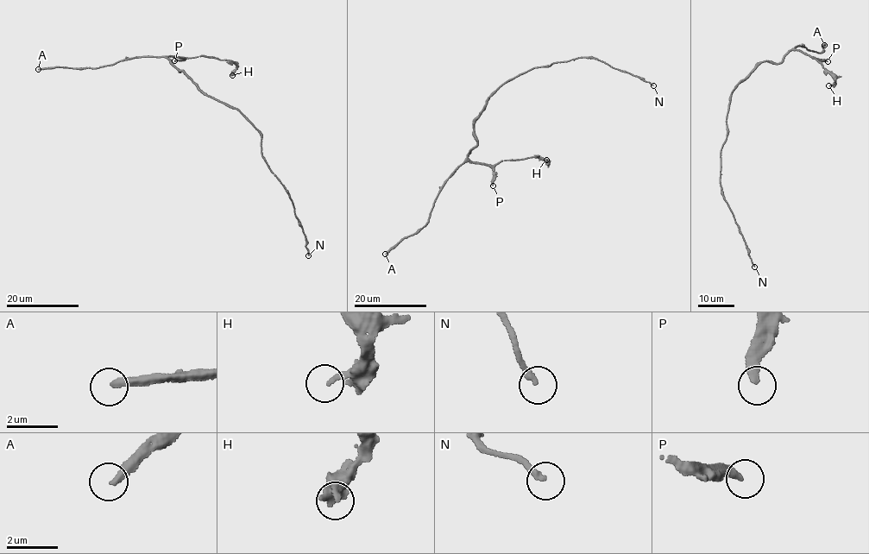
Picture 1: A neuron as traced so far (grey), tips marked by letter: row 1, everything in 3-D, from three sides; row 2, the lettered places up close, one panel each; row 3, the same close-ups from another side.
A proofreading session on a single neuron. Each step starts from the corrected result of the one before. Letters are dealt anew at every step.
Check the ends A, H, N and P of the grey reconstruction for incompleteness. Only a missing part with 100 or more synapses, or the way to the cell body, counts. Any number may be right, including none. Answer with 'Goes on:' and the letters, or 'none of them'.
Goes on: A, P

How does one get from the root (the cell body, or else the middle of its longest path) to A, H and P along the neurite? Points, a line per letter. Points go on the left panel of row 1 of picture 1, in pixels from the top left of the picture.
A: (210, 96), (198, 89), (185, 72), (177, 70), (165, 57), (137, 56), (93, 68), (38, 69)
H: (210, 96), (198, 89), (185, 72), (177, 70), (167, 57), (206, 55), (229, 59), (236, 66), (232, 75)
P: (210, 96), (167, 59), (183, 57), (174, 60)

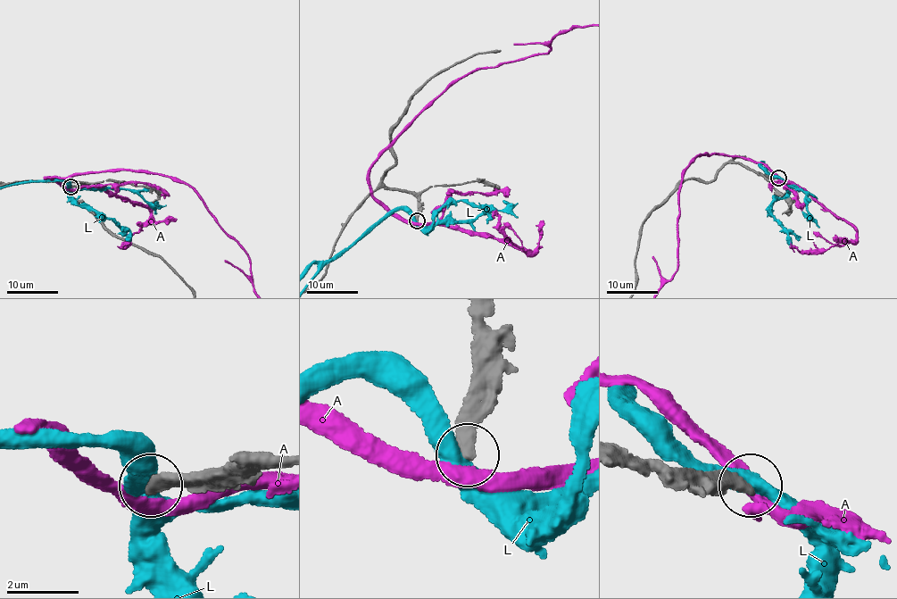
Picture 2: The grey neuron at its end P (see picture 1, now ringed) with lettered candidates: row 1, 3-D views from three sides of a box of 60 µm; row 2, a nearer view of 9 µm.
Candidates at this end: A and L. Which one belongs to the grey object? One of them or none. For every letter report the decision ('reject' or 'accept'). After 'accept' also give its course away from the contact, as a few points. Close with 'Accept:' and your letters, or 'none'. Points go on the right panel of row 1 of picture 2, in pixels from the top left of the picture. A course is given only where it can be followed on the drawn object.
A: reject
L: reject
Accept: none

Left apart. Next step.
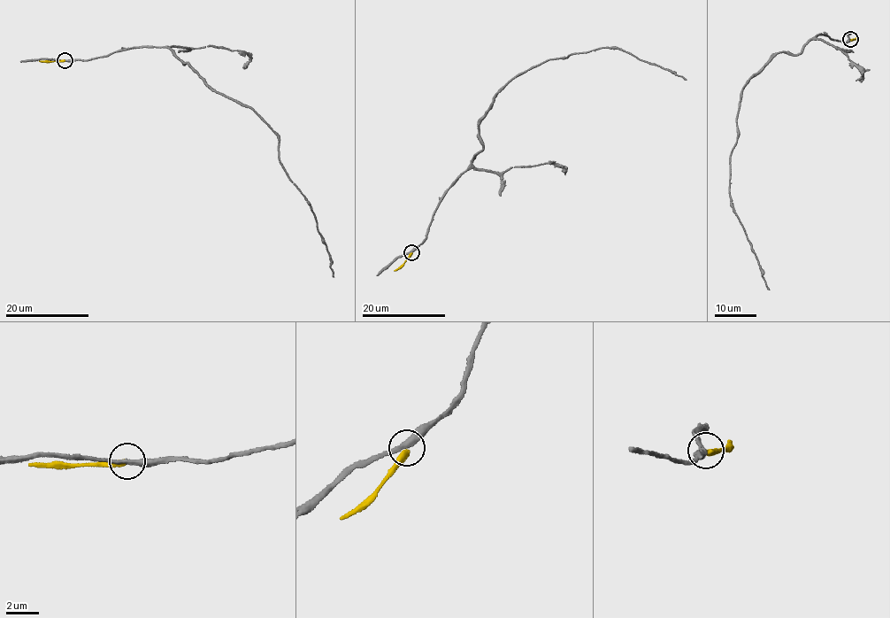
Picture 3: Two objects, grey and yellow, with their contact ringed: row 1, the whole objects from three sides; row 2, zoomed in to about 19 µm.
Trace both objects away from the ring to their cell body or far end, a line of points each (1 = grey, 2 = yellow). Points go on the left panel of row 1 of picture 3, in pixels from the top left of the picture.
1: (65, 60), (133, 47), (168, 48), (205, 83), (257, 113), (277, 135), (280, 165), (311, 210), (333, 277)
2: (64, 60), (39, 62)

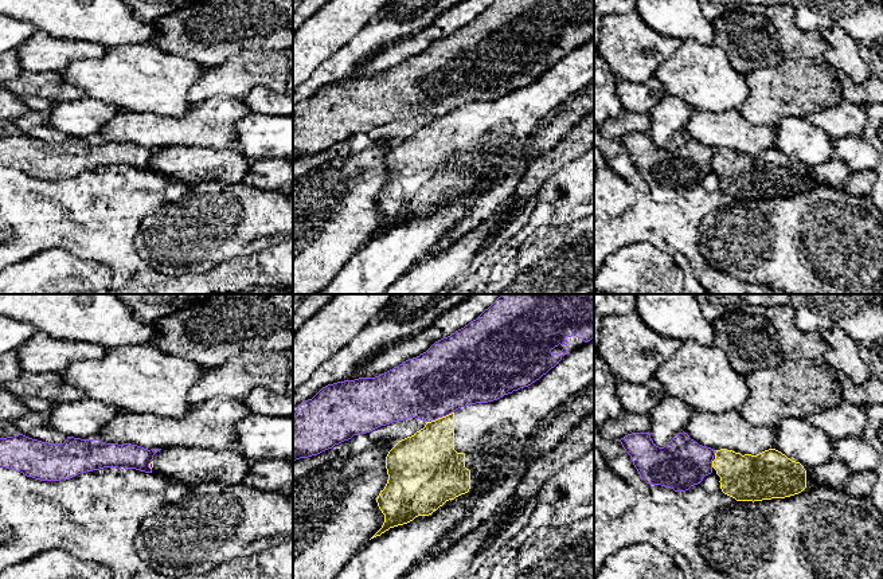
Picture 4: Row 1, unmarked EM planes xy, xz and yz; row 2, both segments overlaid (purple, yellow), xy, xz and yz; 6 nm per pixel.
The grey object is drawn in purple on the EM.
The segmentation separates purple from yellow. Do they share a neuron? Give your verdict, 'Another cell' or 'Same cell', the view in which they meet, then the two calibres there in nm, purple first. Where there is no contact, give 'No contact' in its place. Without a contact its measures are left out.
Another cell. Touches purple in xz. Thickness 400 nm (purple) against 320 nm

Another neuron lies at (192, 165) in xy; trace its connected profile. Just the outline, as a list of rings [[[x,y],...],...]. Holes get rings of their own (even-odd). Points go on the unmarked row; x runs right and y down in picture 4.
[[[171,146],[157,150],[149,167],[155,173],[196,185],[207,180],[241,183],[250,164],[235,148]]]

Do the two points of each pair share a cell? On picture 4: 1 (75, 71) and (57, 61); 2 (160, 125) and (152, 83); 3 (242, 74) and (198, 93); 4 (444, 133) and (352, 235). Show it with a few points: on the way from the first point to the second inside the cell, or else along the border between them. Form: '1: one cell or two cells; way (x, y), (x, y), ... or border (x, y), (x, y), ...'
1: two cells; border (98, 59), (78, 59), (61, 71)
2: two cells; border (188, 109), (179, 116), (127, 112)
3: one cell; way (231, 79), (222, 79), (208, 85)
4: two cells; border (389, 177), (376, 198), (383, 223), (370, 237)

